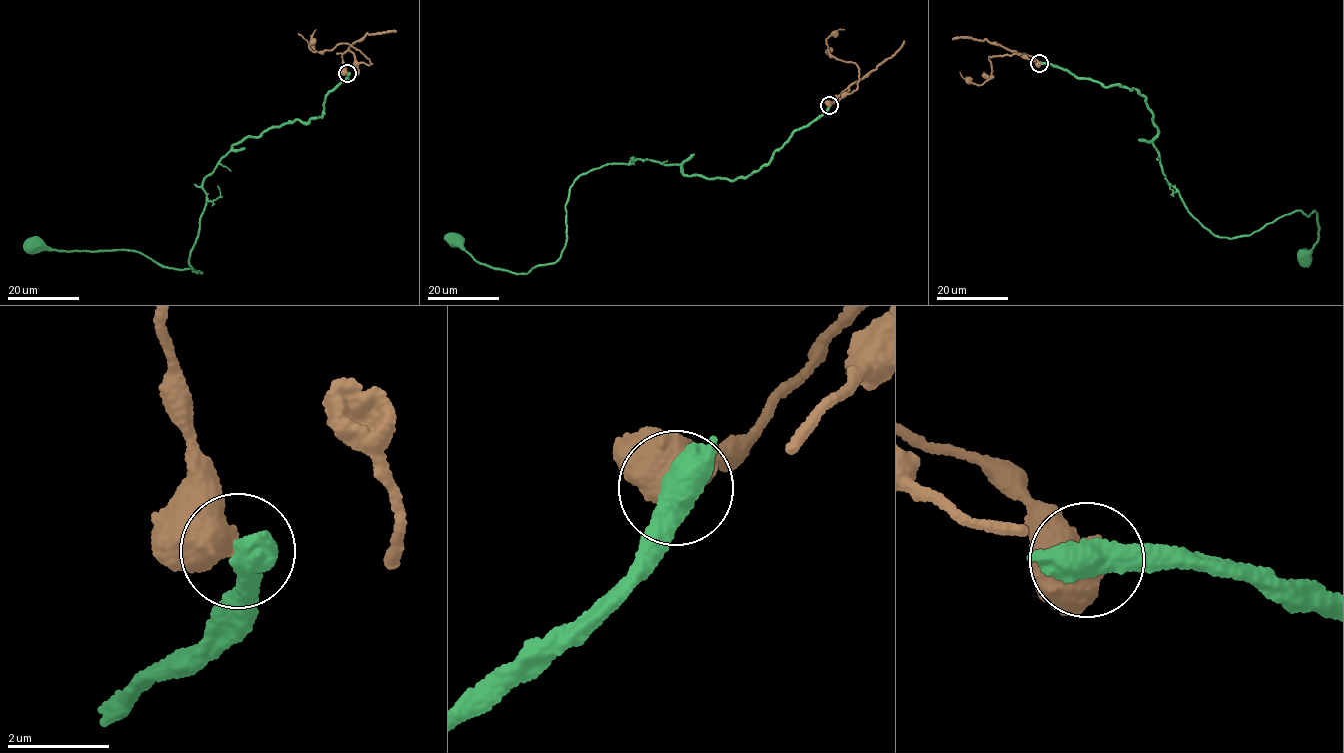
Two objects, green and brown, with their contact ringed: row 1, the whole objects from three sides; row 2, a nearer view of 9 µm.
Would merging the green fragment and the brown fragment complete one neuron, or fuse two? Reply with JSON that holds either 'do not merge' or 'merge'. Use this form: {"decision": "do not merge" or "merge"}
{"decision": "do not merge"}

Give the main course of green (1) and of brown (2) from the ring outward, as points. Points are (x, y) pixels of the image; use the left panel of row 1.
1: (347, 73), (327, 91), (321, 116), (237, 142), (204, 179), (189, 264), (202, 273), (124, 250), (34, 244)
2: (347, 73), (342, 58), (347, 50), (358, 62), (372, 63), (347, 43), (314, 52), (309, 47), (315, 29)

